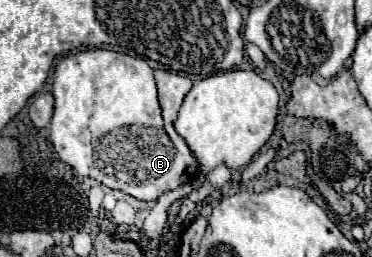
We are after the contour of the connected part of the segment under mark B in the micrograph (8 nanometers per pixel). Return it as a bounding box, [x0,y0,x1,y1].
[50,48,196,200]

